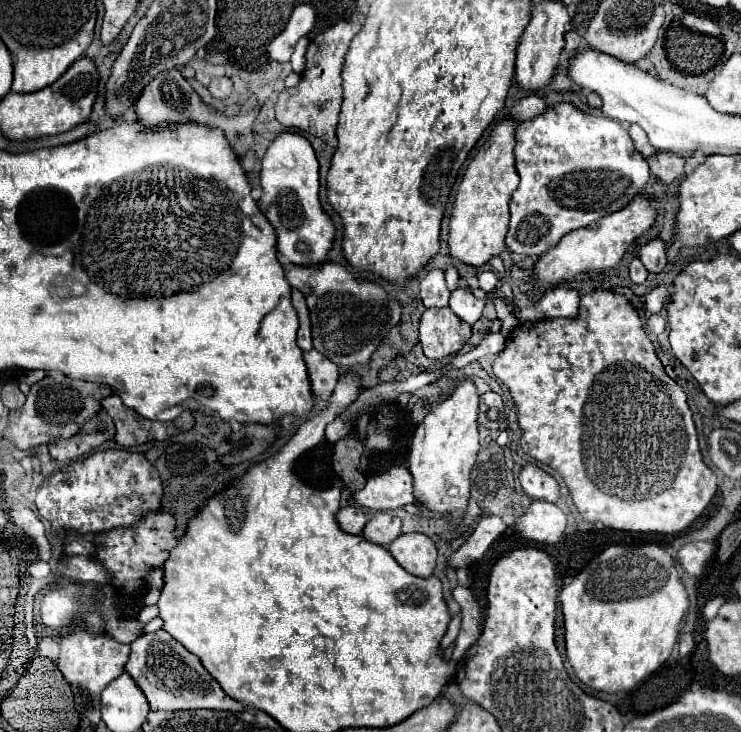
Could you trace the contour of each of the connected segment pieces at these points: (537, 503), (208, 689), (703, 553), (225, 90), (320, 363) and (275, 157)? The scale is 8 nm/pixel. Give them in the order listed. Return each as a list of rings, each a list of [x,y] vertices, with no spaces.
[[[535,499],[529,505],[527,513],[523,517],[519,517],[515,529],[531,541],[559,543],[563,537],[565,525],[567,525],[567,519],[555,503]]]
[[[163,629],[141,635],[131,643],[131,655],[129,655],[125,669],[135,679],[135,683],[141,687],[153,711],[157,709],[167,709],[167,711],[219,709],[219,711],[237,713],[245,709],[239,701],[225,695],[219,683],[205,671],[201,661],[195,655],[191,655],[181,643],[177,643]]]
[[[691,541],[691,543],[685,543],[677,551],[675,561],[691,577],[699,577],[705,573],[713,555],[715,555],[715,543],[713,541]]]
[[[217,77],[209,83],[209,91],[213,97],[217,99],[227,99],[231,93],[233,93],[233,81],[229,77]]]
[[[317,349],[303,353],[303,359],[307,363],[313,393],[321,399],[327,399],[339,381],[337,365],[333,365],[329,359],[325,359],[325,355],[321,355]]]
[[[281,131],[267,147],[259,181],[263,189],[259,209],[277,231],[277,251],[295,265],[325,263],[335,227],[319,203],[319,163],[311,143],[299,133]]]

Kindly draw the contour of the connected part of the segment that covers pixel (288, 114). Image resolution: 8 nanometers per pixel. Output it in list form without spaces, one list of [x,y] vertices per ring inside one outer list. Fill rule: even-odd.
[[[339,21],[331,29],[319,33],[309,49],[307,49],[307,67],[303,71],[301,83],[297,87],[285,89],[277,101],[277,119],[285,127],[303,129],[327,143],[335,141],[335,127],[339,121],[339,109],[343,101],[343,87],[341,87],[341,69],[345,55],[349,51],[351,39],[361,31],[359,21]]]

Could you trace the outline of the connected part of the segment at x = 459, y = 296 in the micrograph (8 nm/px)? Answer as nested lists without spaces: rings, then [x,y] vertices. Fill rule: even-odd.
[[[461,277],[459,279],[459,287],[455,291],[451,291],[451,299],[449,299],[449,307],[453,309],[453,313],[463,319],[465,323],[473,325],[479,317],[481,311],[485,307],[485,301],[479,301],[473,293],[471,287],[467,285],[467,281]]]

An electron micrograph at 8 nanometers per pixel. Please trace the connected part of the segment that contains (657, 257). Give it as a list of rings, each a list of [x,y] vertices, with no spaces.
[[[653,239],[649,241],[647,245],[643,245],[639,249],[639,259],[641,263],[645,265],[647,271],[653,271],[653,273],[661,273],[667,265],[667,259],[665,259],[665,245],[661,239]]]

